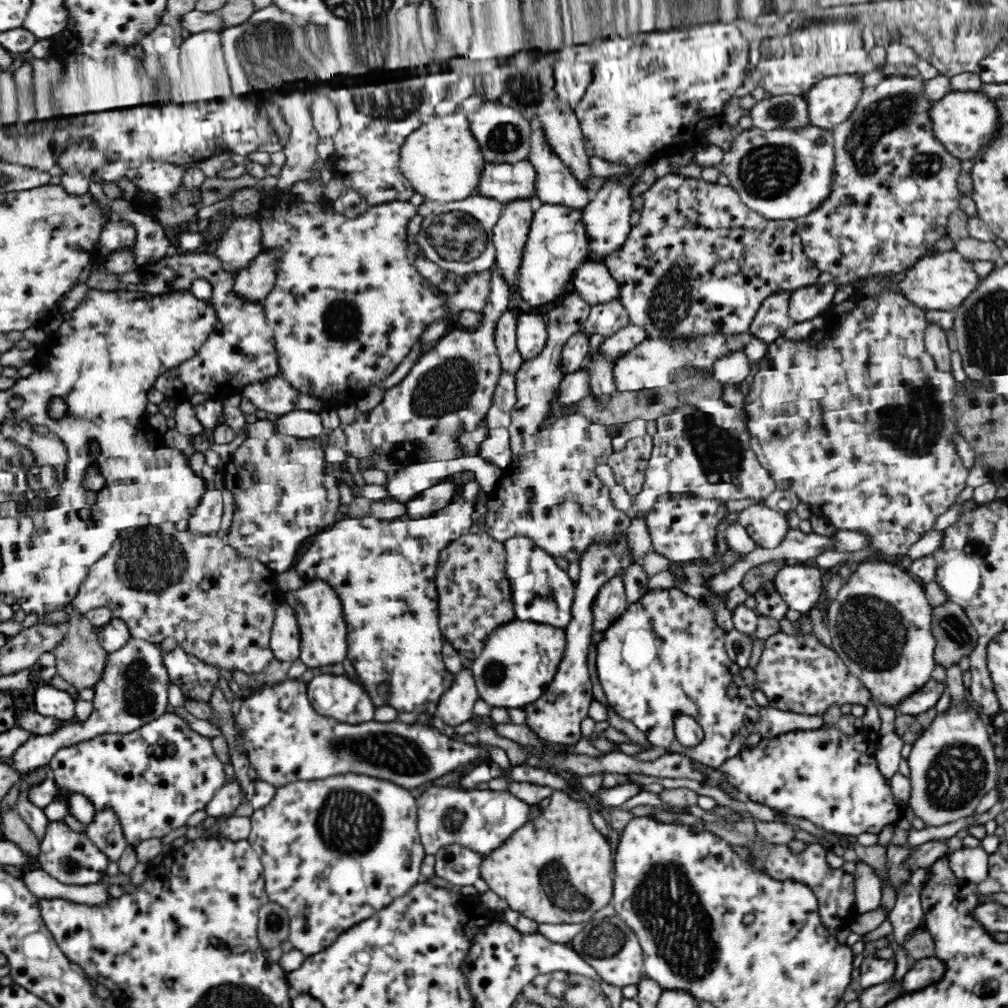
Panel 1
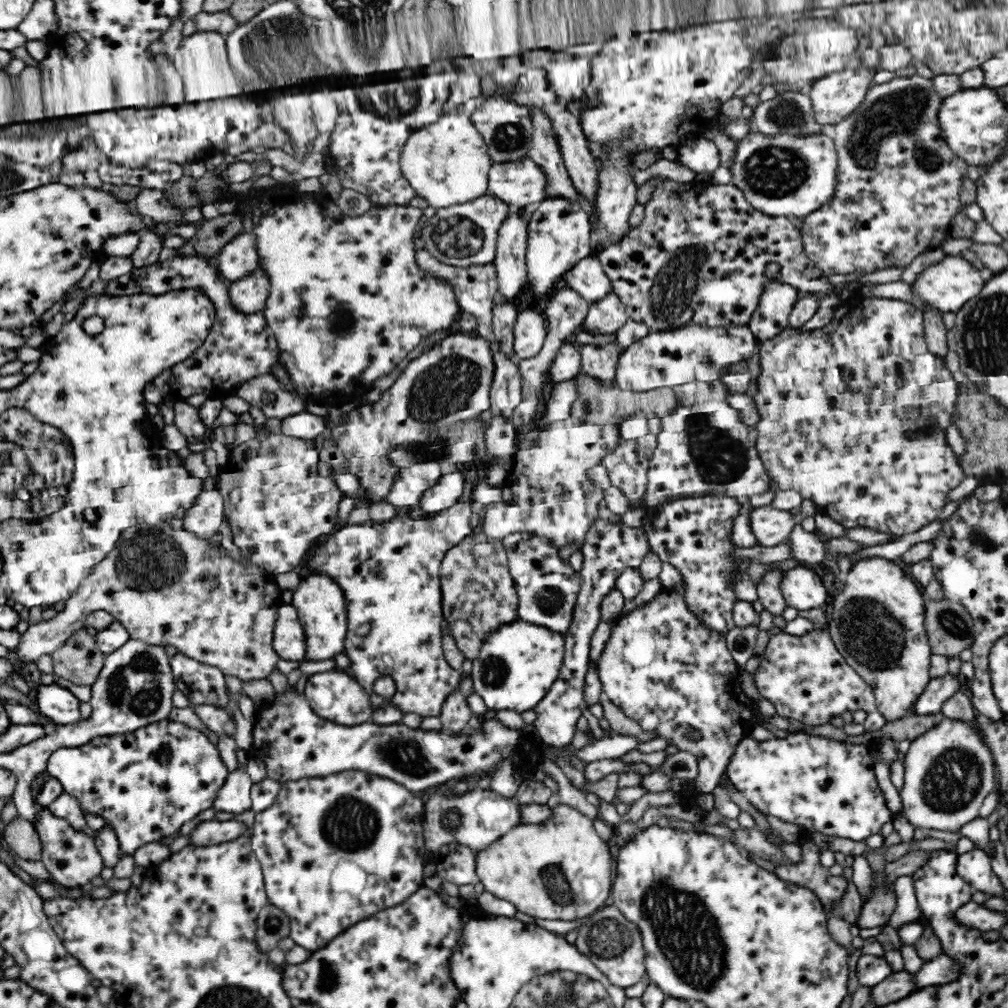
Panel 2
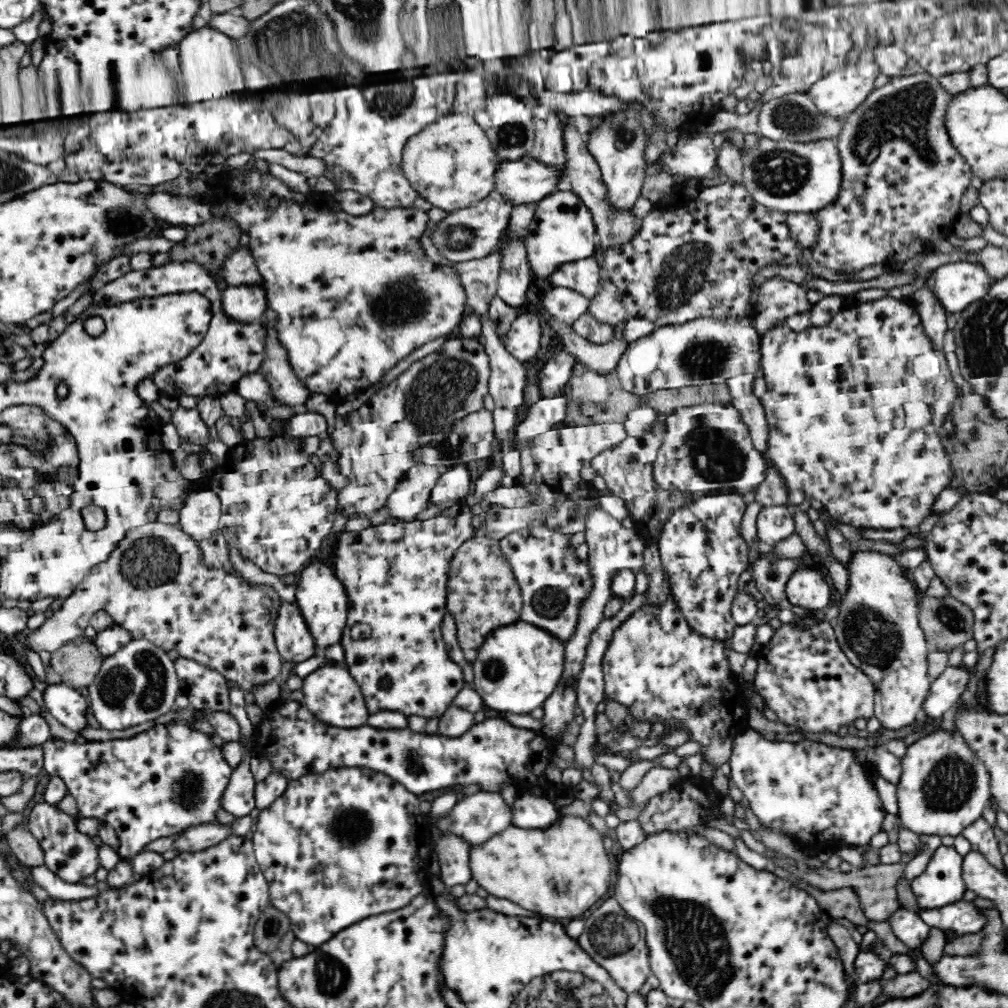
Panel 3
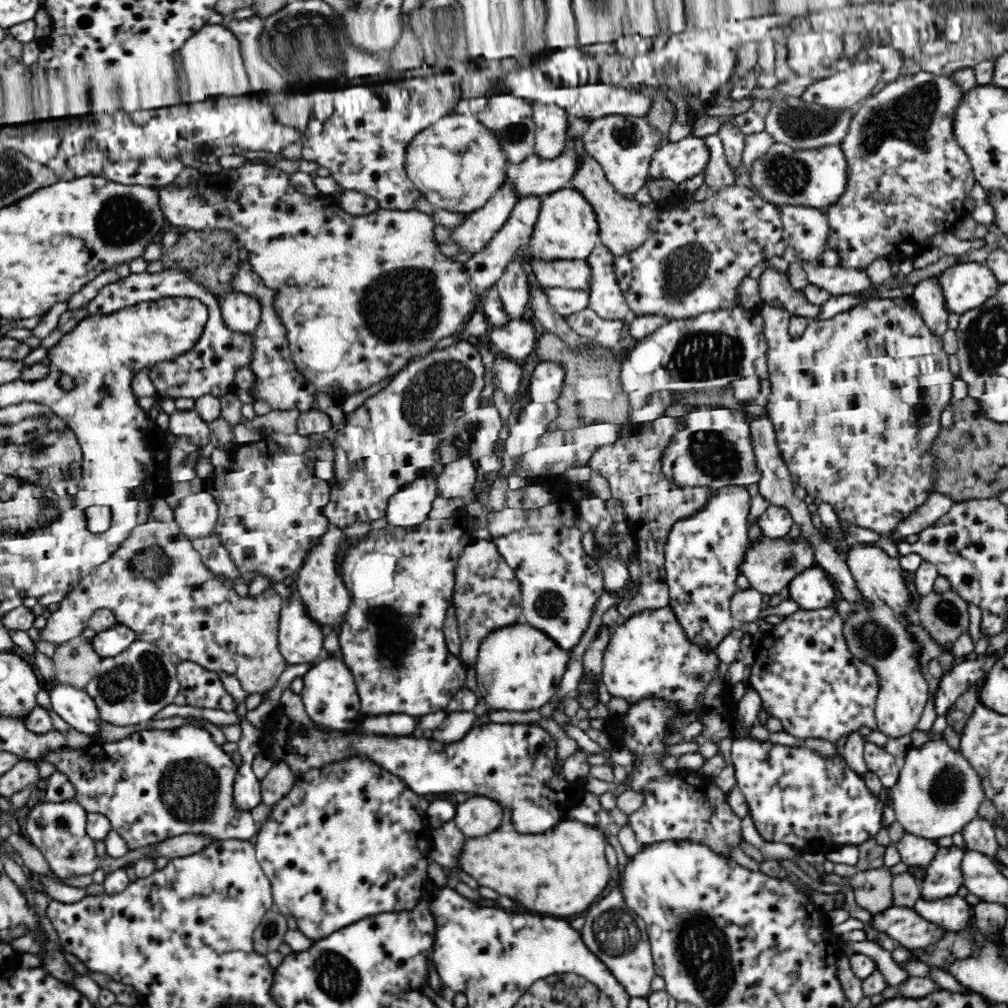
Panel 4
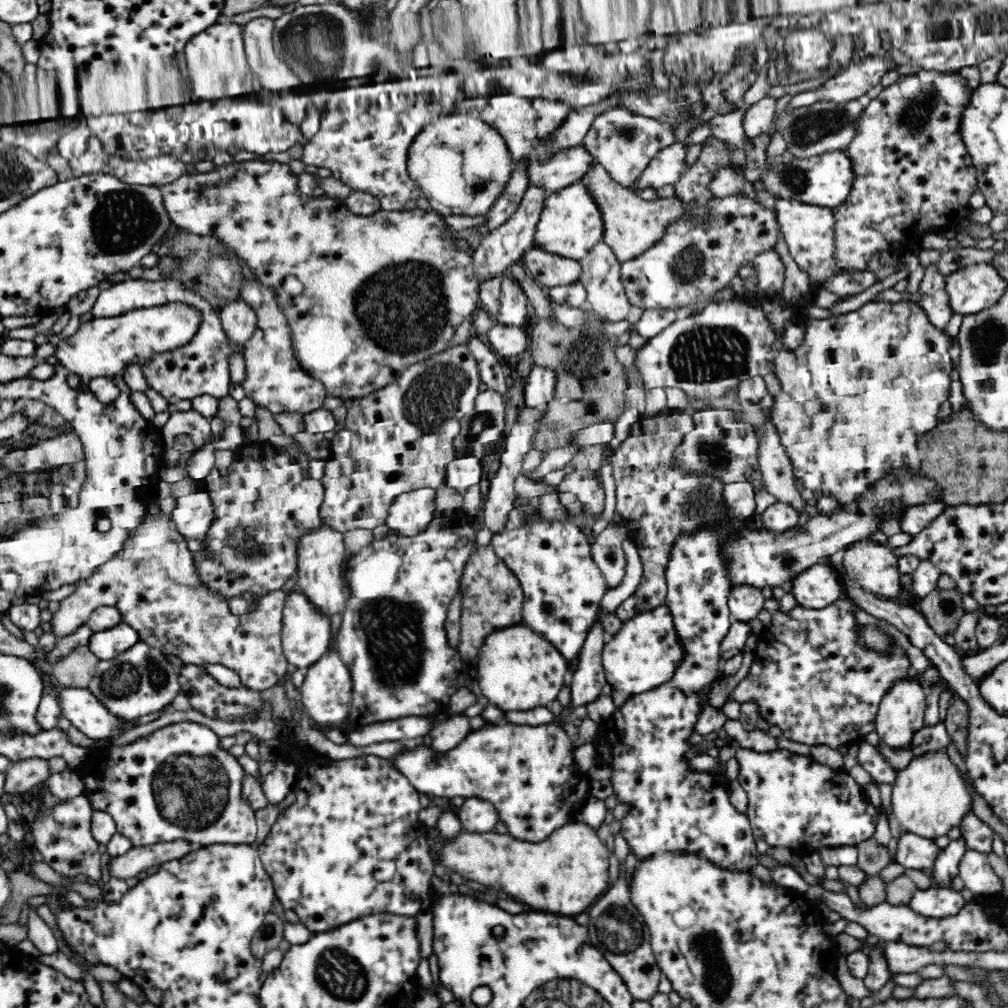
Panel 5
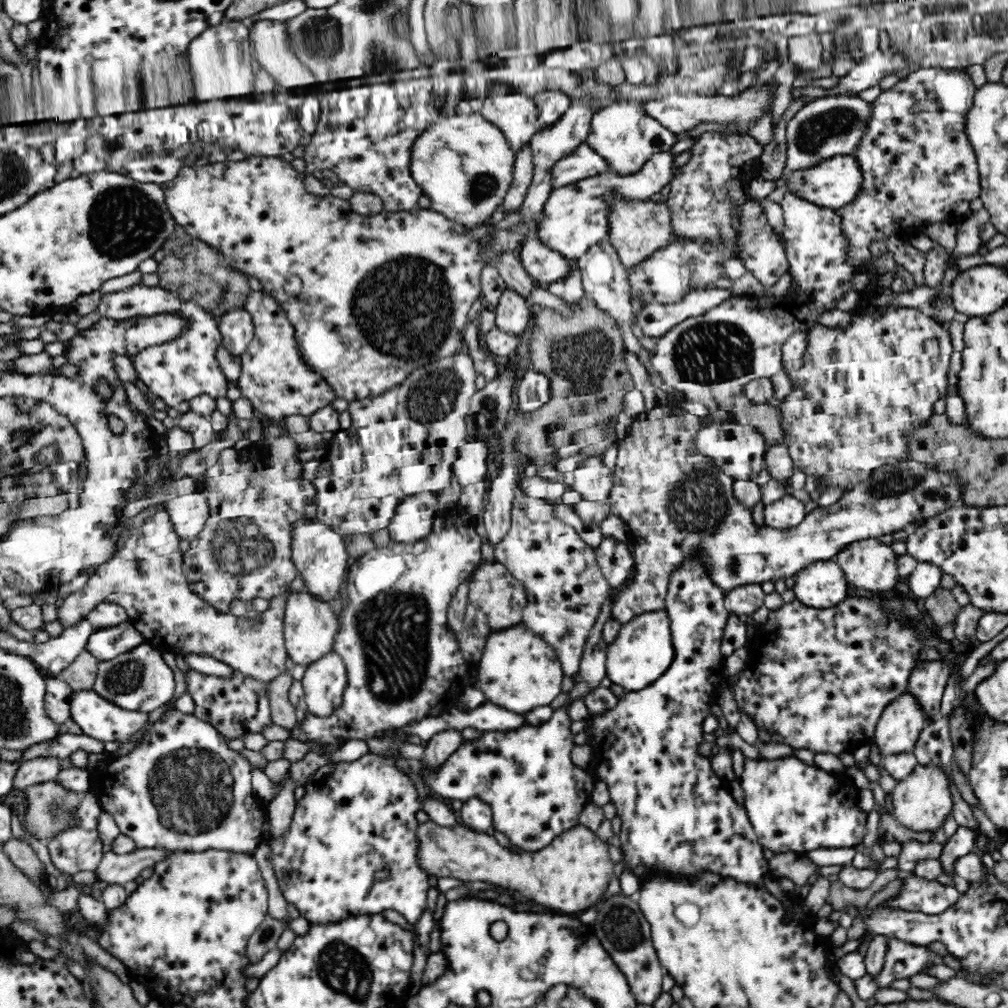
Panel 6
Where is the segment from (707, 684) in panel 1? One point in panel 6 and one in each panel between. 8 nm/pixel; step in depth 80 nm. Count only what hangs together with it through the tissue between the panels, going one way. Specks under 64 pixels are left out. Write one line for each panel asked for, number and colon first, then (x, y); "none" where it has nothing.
2: (662, 666)
3: (656, 665)
4: (649, 657)
5: (645, 653)
6: (643, 650)

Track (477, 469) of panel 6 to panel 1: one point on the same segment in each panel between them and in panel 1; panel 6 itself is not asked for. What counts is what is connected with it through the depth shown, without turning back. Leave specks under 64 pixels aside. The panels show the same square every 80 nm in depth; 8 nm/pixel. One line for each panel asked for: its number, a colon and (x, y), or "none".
1: (437, 496)
2: (448, 489)
3: (453, 485)
4: (455, 479)
5: (462, 472)

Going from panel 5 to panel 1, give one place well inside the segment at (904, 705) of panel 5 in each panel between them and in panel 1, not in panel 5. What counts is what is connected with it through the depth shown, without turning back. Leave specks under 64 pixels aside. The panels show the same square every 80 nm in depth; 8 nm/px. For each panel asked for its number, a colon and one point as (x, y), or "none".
1: (880, 623)
2: (877, 624)
3: (878, 628)
4: (877, 631)

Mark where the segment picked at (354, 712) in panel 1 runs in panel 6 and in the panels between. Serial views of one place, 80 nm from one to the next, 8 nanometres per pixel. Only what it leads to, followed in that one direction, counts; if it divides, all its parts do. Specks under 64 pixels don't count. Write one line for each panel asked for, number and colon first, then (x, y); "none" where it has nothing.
2: (334, 695)
3: (332, 695)
4: (330, 697)
5: (326, 693)
6: (325, 680)

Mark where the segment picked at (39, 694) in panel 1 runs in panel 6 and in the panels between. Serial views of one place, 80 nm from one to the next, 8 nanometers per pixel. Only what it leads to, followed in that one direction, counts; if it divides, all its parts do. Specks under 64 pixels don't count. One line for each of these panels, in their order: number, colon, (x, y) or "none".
2: (57, 703)
3: (66, 705)
4: (74, 706)
5: (85, 711)
6: (96, 717)

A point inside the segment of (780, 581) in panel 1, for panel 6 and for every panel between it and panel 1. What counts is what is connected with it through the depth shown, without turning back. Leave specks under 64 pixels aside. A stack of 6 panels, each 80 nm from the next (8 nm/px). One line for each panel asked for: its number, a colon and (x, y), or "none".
2: (802, 588)
3: (809, 588)
4: (812, 589)
5: (817, 587)
6: (822, 585)

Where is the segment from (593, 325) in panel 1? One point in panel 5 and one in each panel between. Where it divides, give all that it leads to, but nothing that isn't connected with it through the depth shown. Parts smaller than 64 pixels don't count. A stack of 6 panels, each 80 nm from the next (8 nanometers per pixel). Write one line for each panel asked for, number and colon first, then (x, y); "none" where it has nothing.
2: (606, 316)
3: (607, 308)
4: (605, 297)
5: (601, 269)

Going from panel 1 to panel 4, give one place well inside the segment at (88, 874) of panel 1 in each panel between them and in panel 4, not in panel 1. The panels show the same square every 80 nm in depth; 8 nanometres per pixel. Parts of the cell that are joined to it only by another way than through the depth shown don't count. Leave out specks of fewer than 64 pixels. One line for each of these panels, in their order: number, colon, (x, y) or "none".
2: (72, 858)
3: (70, 854)
4: (58, 829)

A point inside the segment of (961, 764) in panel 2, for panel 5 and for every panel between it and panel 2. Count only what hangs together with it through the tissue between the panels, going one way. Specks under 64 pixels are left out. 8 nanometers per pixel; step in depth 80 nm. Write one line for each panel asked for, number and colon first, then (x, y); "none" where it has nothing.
3: (944, 786)
4: (938, 792)
5: (930, 796)

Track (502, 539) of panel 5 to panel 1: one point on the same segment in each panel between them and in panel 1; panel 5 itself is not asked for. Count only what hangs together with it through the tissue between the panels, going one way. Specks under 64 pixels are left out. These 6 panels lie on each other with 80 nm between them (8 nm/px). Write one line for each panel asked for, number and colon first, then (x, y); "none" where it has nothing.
1: (541, 592)
2: (547, 587)
3: (552, 581)
4: (560, 584)

